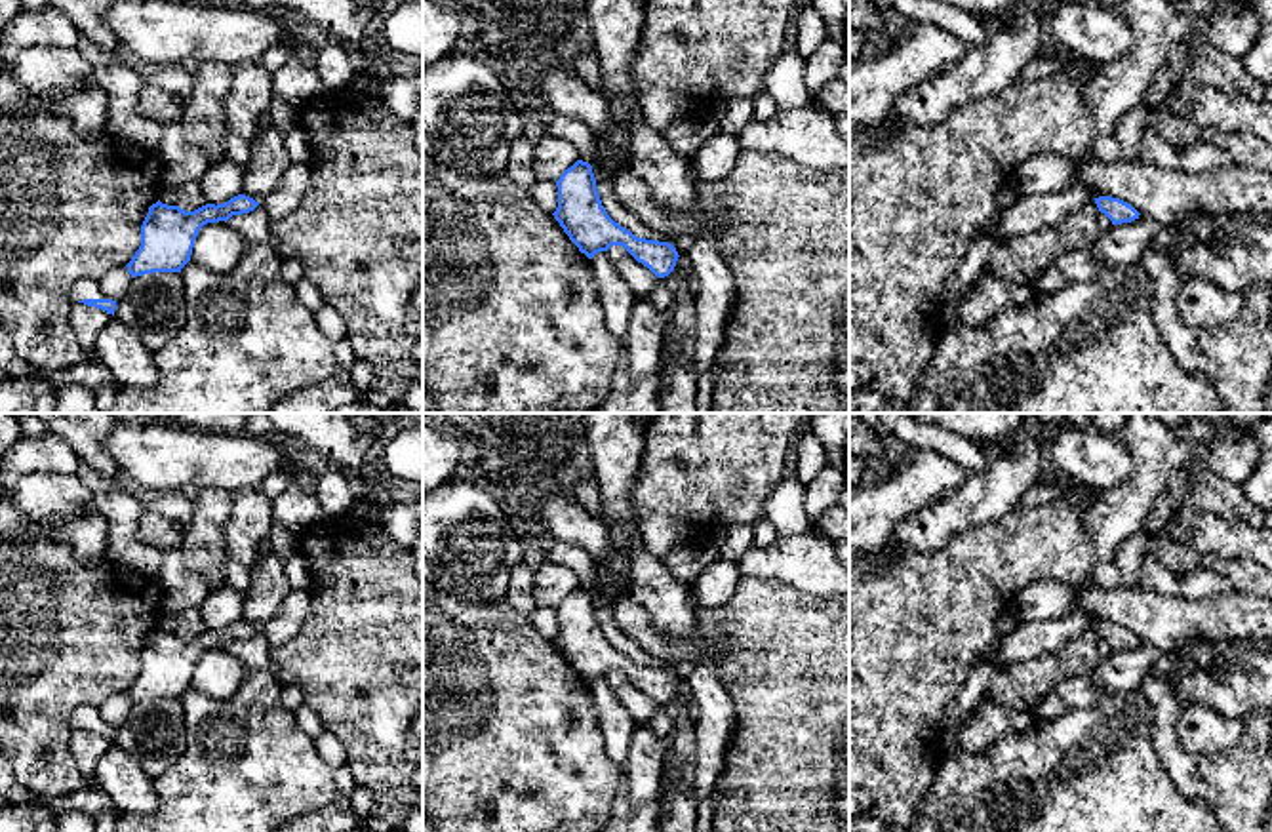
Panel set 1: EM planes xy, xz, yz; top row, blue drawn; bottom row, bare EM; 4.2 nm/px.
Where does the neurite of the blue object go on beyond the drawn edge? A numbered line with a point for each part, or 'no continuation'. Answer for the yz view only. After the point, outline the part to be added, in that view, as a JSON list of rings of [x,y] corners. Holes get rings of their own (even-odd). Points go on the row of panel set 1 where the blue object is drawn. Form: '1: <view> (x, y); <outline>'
no continuation

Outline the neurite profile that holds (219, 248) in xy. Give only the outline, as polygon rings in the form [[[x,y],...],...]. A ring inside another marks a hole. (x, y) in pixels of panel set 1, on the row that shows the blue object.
[[[208,223],[194,240],[190,261],[213,272],[230,272],[248,248],[249,242],[229,223]]]

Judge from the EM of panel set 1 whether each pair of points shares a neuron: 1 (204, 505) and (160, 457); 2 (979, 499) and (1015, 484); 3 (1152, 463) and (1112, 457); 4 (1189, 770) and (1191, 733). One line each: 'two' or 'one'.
1: two
2: one
3: two
4: two

